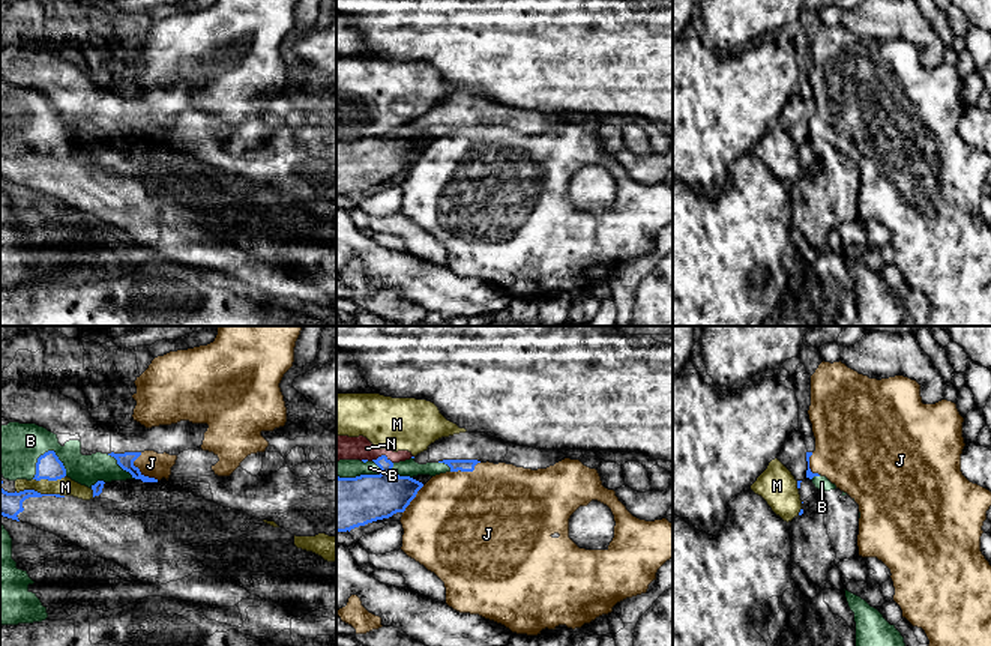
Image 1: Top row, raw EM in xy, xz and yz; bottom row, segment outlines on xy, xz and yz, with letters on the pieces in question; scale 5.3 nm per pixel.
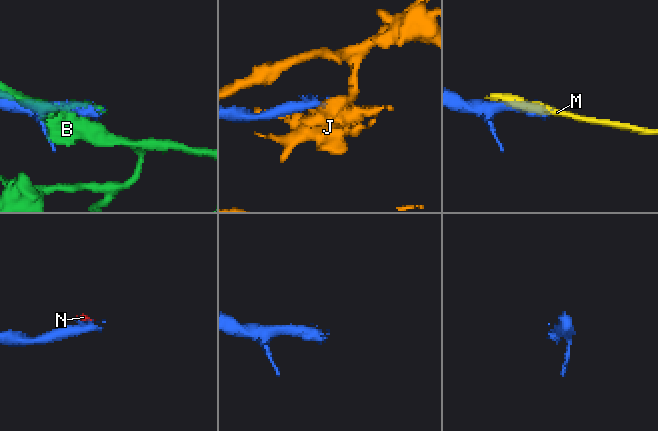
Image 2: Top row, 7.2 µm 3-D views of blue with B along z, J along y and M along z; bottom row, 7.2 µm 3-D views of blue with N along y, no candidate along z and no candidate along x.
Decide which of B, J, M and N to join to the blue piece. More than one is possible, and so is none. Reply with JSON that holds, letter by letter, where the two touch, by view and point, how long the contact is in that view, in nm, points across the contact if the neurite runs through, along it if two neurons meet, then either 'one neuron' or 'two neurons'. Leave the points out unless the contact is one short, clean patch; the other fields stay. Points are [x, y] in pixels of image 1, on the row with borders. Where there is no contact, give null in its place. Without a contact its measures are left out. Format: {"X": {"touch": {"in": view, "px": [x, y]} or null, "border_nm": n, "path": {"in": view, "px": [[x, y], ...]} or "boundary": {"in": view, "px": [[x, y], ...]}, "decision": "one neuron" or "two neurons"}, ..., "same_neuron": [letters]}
{"B": {"touch": {"in": "xy", "px": [45, 452]}, "border_nm": 200, "decision": "two neurons"}, "J": {"touch": {"in": "xy", "px": [138, 470]}, "border_nm": 180, "decision": "two neurons"}, "M": {"touch": {"in": "xy", "px": [39, 493]}, "border_nm": 260, "decision": "two neurons"}, "N": {"touch": {"in": "xz", "px": [382, 455]}, "border_nm": 120, "decision": "two neurons"}, "same_neuron": []}

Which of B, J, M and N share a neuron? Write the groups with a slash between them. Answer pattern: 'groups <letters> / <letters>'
groups B / J / M N

